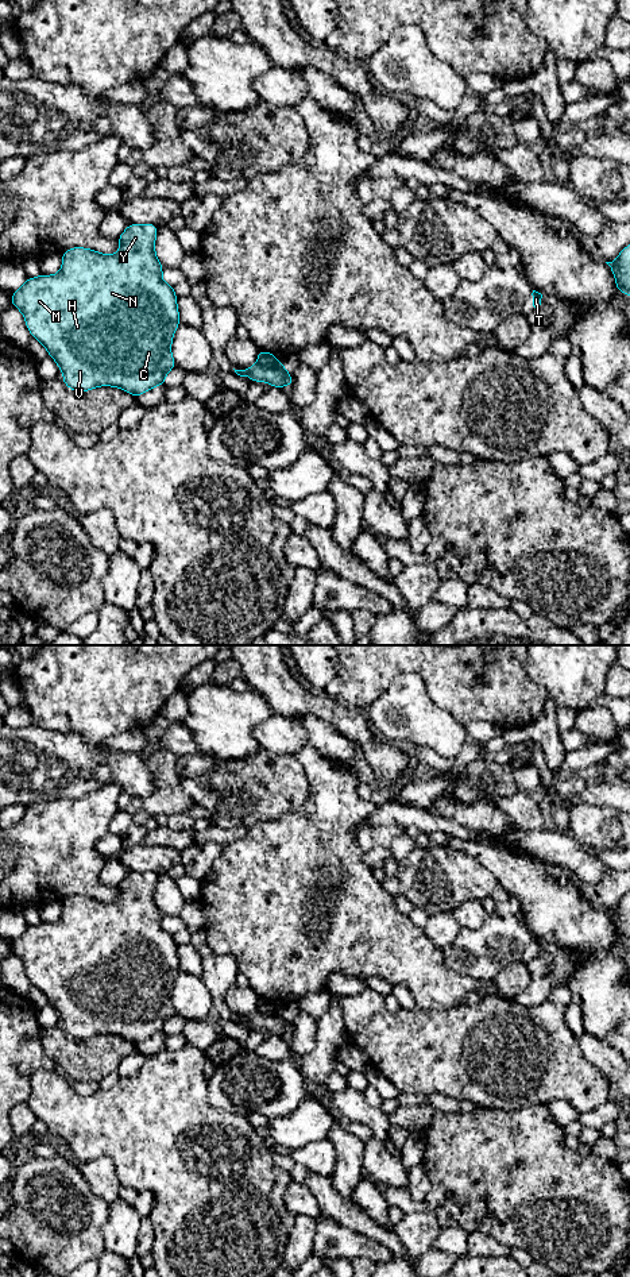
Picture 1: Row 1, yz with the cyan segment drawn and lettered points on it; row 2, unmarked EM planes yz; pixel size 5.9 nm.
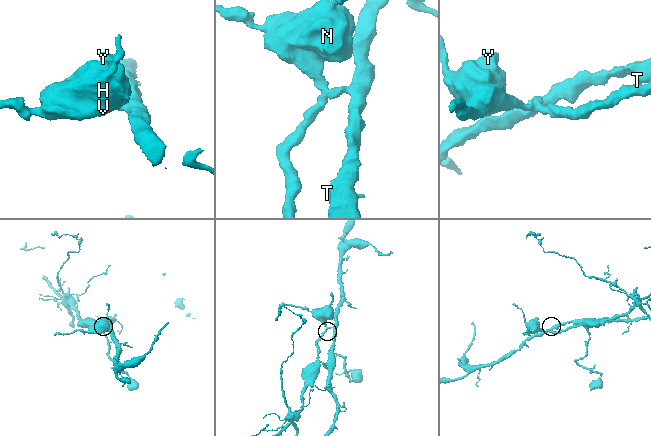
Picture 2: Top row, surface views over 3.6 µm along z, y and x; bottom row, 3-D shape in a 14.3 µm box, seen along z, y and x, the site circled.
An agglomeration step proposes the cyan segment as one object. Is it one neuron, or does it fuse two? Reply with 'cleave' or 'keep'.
cleave

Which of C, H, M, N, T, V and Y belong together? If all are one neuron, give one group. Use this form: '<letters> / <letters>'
C H M N V Y / T

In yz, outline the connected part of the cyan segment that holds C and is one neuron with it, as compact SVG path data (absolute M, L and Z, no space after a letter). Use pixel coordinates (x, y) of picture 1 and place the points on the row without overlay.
M130 872L125 879L117 886L120 890L120 898L113 903L105 903L90 896L73 895L62 902L62 917L55 923L40 922L36 926L27 925L24 933L12 941L11 950L16 954L26 967L26 973L32 985L39 988L59 1014L59 1019L63 1022L63 1031L74 1039L89 1039L97 1034L113 1034L123 1037L124 1039L139 1045L147 1038L165 1033L166 1022L177 1015L171 1004L173 983L179 973L179 960L177 954L177 942L173 934L167 933L162 927L163 914L159 911L155 903L155 886L158 881L158 873L155 872Z

